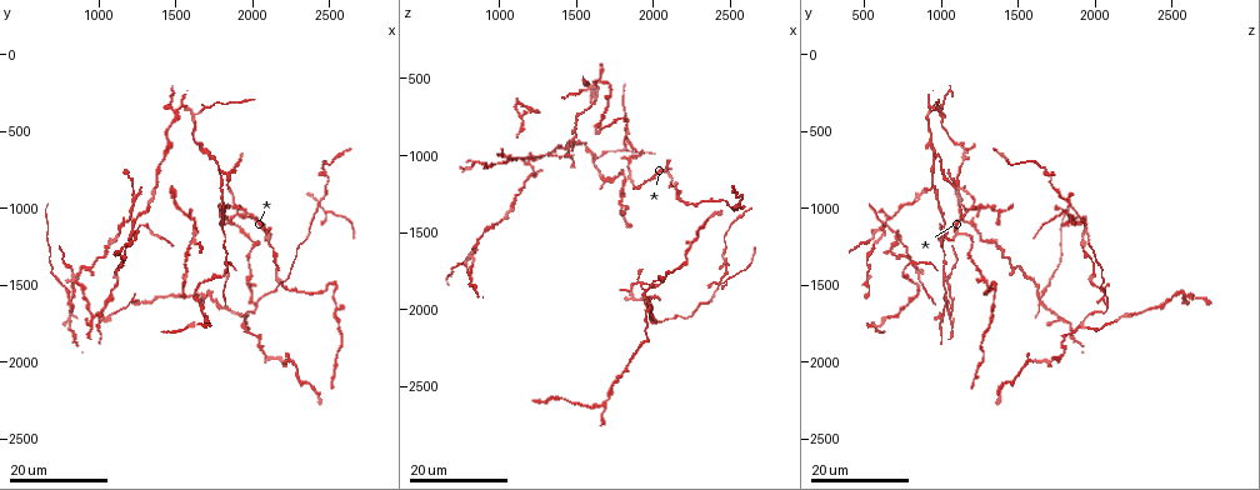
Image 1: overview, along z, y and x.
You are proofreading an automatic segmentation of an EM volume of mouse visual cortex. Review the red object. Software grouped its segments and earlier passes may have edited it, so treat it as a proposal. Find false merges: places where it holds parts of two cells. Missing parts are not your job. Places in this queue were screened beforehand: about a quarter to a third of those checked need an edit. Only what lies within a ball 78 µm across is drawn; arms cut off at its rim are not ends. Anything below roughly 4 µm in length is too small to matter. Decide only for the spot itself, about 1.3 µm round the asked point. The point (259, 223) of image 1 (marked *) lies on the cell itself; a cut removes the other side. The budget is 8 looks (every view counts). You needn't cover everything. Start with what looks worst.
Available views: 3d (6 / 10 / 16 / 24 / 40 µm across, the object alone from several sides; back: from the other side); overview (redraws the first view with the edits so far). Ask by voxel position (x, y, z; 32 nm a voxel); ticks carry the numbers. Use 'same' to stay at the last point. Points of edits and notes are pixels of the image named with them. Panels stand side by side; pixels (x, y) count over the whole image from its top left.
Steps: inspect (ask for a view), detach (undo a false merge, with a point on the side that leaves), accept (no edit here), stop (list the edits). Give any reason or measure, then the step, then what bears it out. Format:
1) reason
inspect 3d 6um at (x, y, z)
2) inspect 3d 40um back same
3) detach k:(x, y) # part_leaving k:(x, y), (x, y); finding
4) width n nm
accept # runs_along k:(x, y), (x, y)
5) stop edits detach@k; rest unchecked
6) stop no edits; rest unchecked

arms part here
inspect 3d 16um at (1840, 1360, 820)

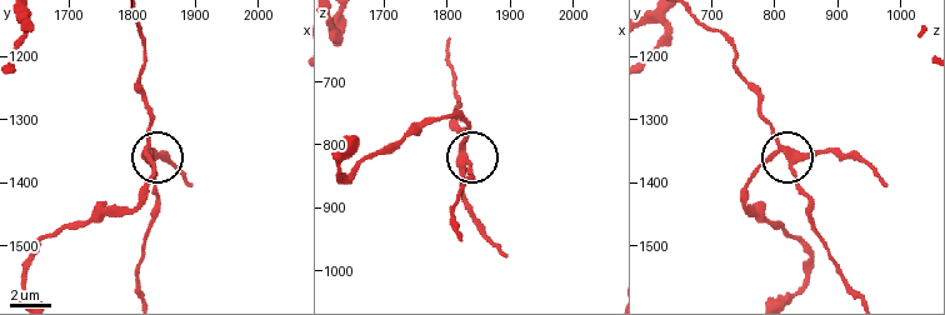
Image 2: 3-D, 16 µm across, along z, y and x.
inspect 3d 6um at (1820, 1350, 805)

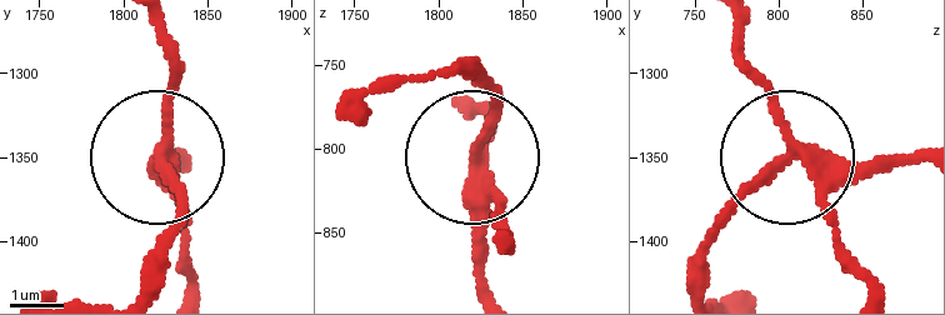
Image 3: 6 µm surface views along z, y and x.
width 240 nm
detach 3:(184, 244) # part_leaving 3:(813, 163), (745, 33); two cells meet here

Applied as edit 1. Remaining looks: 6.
side arm on a straight run
inspect 3d 24um at (1840, 840, 1060)

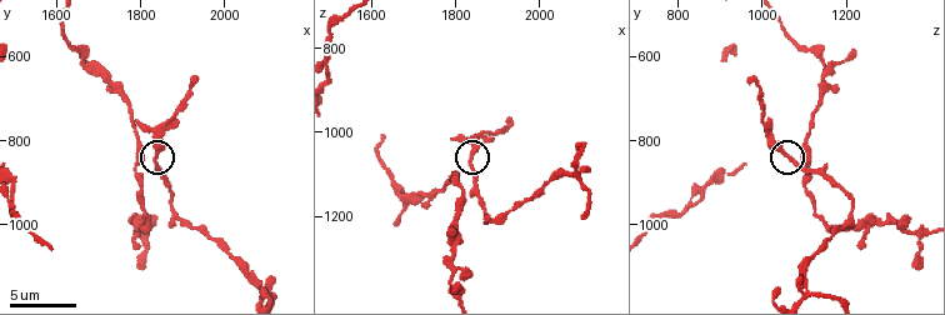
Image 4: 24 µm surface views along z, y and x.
closer look
inspect 3d 10um at (1840, 850, 1070)

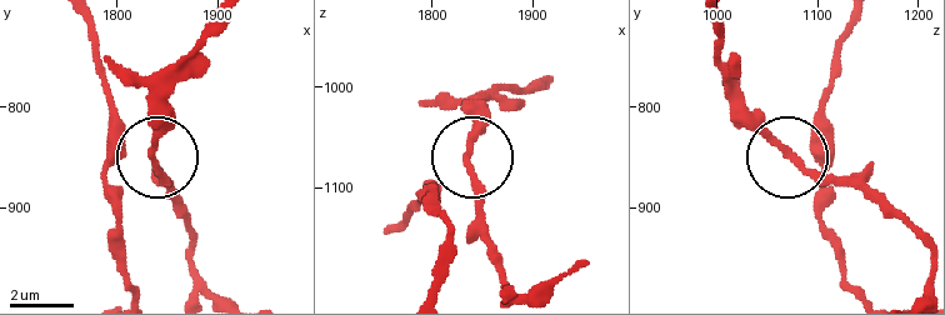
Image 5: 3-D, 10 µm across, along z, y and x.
accept # runs_along 5:(923, 240), (849, 186), (793, 168), (731, 105); all the same cell

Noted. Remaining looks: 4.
arms part here
inspect 3d 16um at (2020, 1620, 2100)

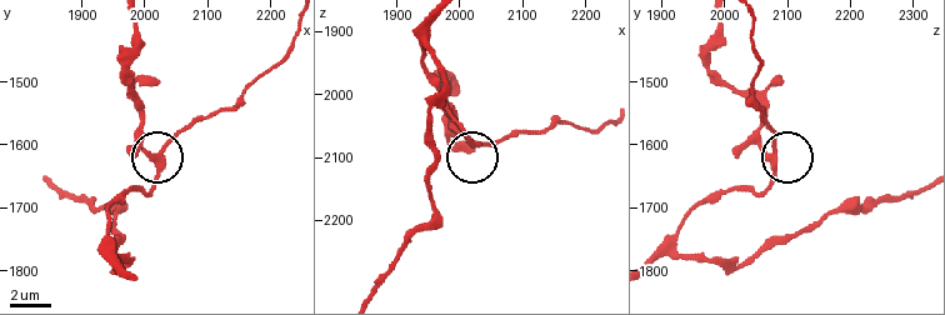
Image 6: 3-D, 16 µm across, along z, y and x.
zoom in
inspect 3d 6um at (2020, 1615, 2075)

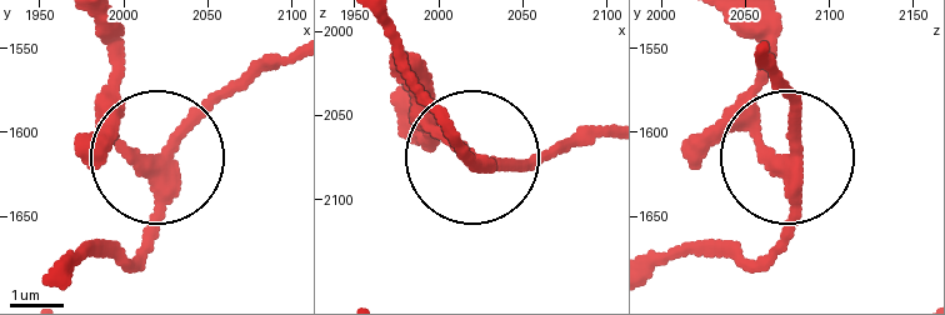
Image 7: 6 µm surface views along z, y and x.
width 260 nm
detach 7:(211, 95) # part_leaving 7:(165, 151), (281, 66); two cells meet here

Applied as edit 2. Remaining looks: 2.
inspect 3d 24um at (1360, 840, 940)

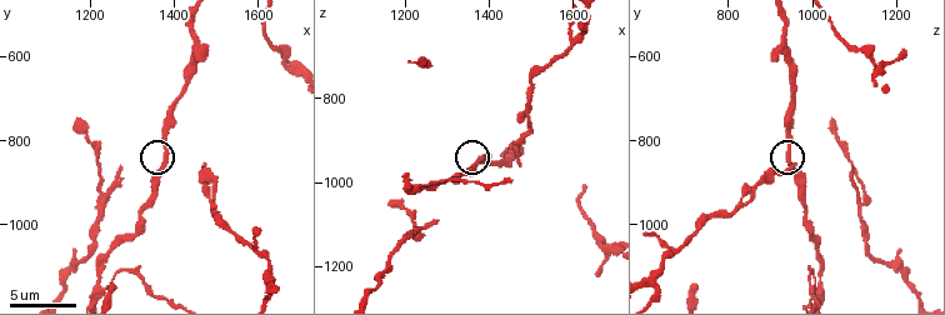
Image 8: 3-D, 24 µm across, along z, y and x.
inspect 3d 10um at (1375, 855, 950)

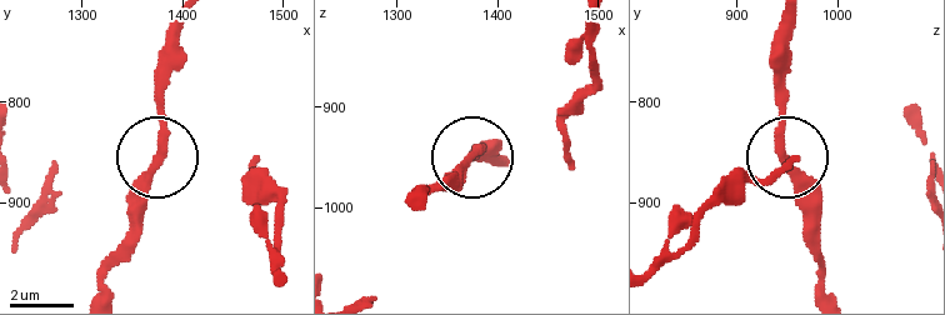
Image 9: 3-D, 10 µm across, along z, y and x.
accept # runs_along 9:(180, 25), (164, 81), (164, 138), (126, 231); continuous, no second cell

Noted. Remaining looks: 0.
stop edits detach@3, detach@7; rest unchecked

